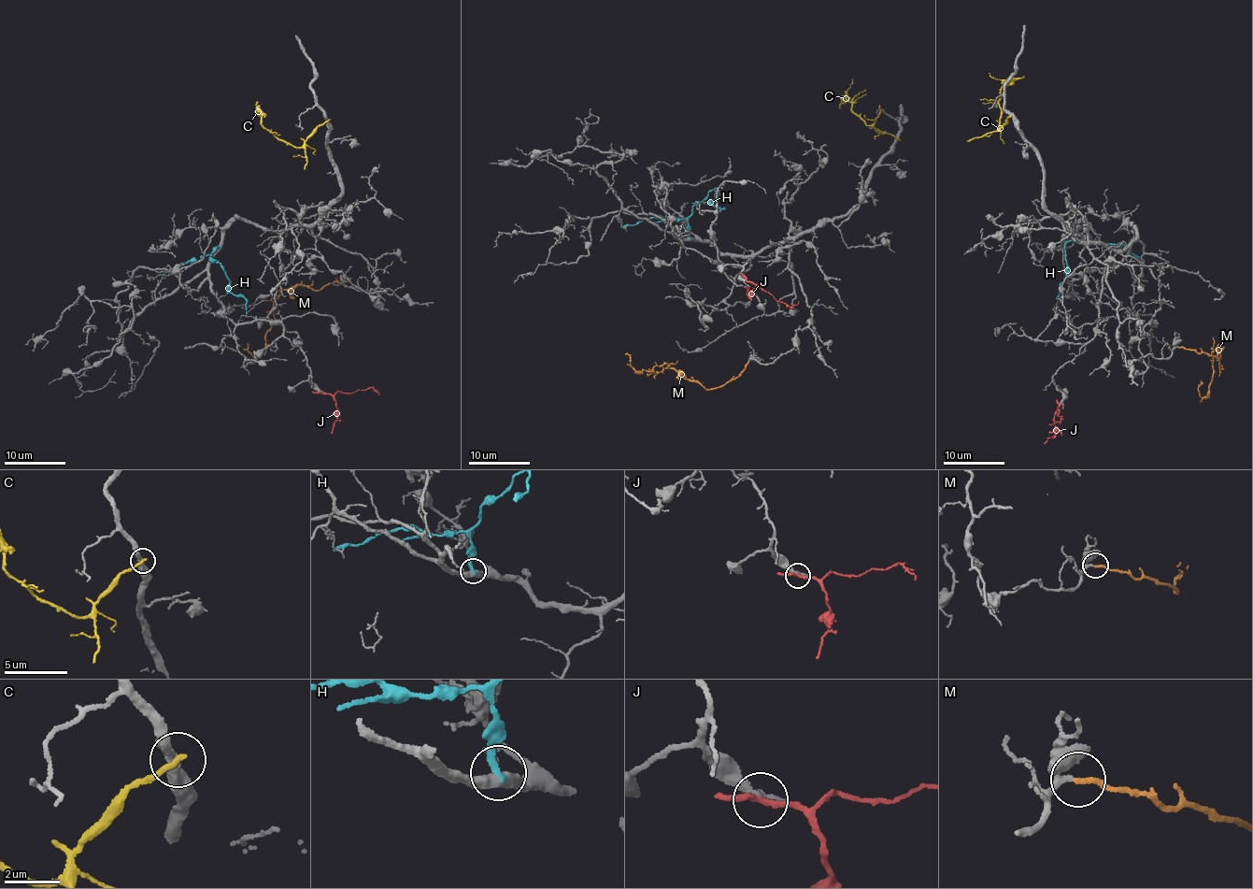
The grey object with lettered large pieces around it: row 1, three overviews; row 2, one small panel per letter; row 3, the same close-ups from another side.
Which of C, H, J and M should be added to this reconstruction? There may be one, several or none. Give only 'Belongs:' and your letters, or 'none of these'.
Belongs: M

